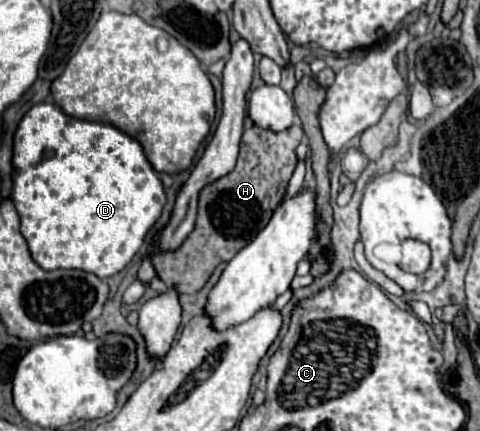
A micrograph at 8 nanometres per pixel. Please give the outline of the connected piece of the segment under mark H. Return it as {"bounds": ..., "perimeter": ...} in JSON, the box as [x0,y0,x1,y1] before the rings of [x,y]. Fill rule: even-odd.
{"bounds":[150,123,304,293],"perimeter":[[[298,123],[282,133],[274,133],[258,125],[248,125],[244,129],[240,157],[234,171],[200,191],[196,227],[186,243],[174,253],[150,253],[158,277],[168,287],[176,287],[180,293],[198,293],[218,263],[230,261],[262,231],[262,227],[266,227],[276,205],[280,205],[286,195],[288,181],[298,163],[296,147],[302,137],[304,131]]]}

